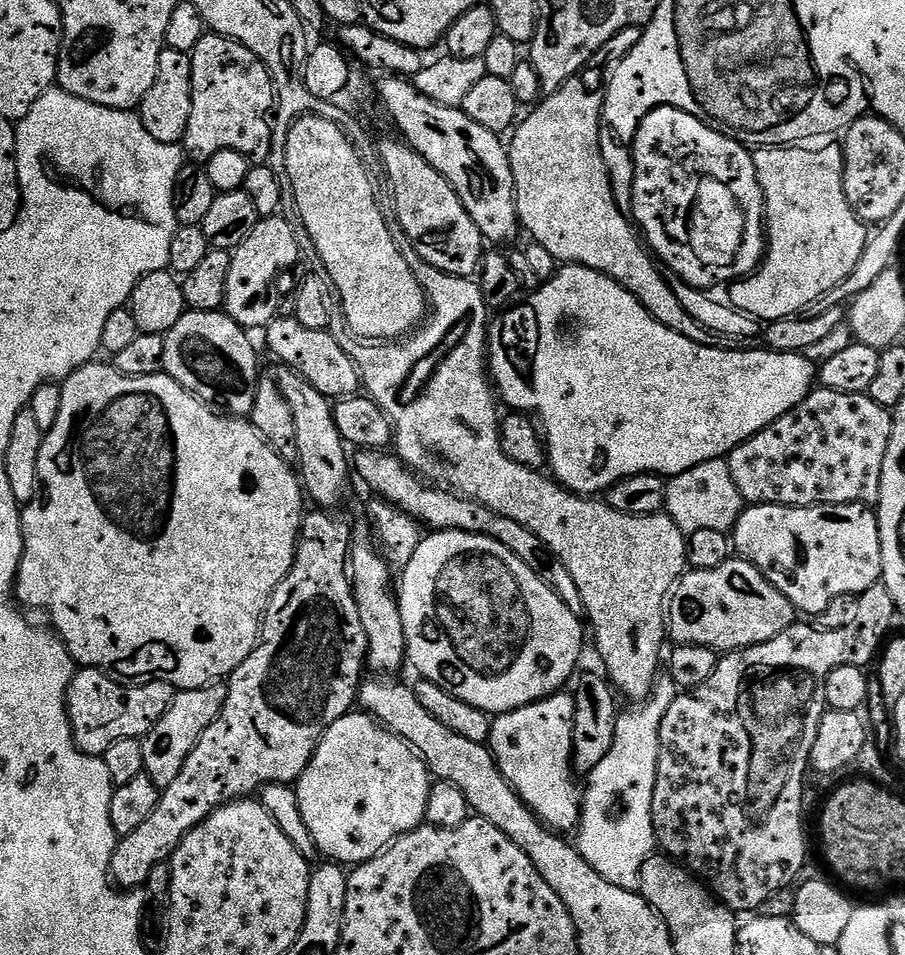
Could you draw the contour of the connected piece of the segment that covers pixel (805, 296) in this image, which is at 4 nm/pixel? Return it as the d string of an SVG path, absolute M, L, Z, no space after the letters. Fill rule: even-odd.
M820 138L814 146L773 144L760 146L752 152L756 177L764 195L766 217L766 247L759 268L727 289L727 303L745 317L763 322L781 320L807 313L811 306L819 305L834 286L838 286L858 266L862 250L868 245L870 232L847 201L843 190L844 145L832 138Z

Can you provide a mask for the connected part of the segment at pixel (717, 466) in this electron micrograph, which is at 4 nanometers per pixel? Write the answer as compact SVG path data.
M727 459L702 462L671 477L667 485L664 512L674 522L674 526L684 532L685 537L698 534L698 530L722 530L731 533L746 507L738 486L734 486Z

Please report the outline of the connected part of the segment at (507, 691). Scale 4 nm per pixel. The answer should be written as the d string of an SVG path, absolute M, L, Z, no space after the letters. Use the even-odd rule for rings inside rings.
M436 530L421 539L418 550L414 550L414 558L410 558L410 562L403 565L402 572L404 577L401 580L399 577L398 580L398 599L402 630L408 647L406 660L409 665L416 667L417 677L434 682L434 686L442 686L442 690L454 694L454 698L462 698L462 702L470 702L470 706L478 706L478 710L499 714L513 712L527 704L544 700L547 696L554 696L565 687L564 683L568 679L571 681L577 675L576 663L579 662L580 651L584 648L584 632L586 636L581 617L576 616L574 610L570 610L570 606L566 606L566 602L562 602L562 598L558 598L558 594L554 594L554 590L550 590L550 586L546 586L546 582L542 582L542 578L538 578L538 574L534 574L534 570L530 570L526 562L522 562L522 558L510 554L510 550L502 546L502 542L473 532Z

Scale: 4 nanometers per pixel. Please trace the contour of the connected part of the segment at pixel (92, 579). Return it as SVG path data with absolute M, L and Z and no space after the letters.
M100 363L83 364L60 384L62 406L58 409L58 420L44 434L42 450L38 450L39 491L42 495L23 505L20 514L24 540L21 569L14 576L18 600L20 596L22 603L37 604L52 615L52 624L60 628L56 629L58 635L77 665L99 668L124 682L157 680L177 690L204 688L231 676L256 649L264 613L274 590L278 590L296 557L306 493L293 467L291 470L289 463L269 447L247 419L225 416L209 408L187 392L173 376L127 376L111 363Z

